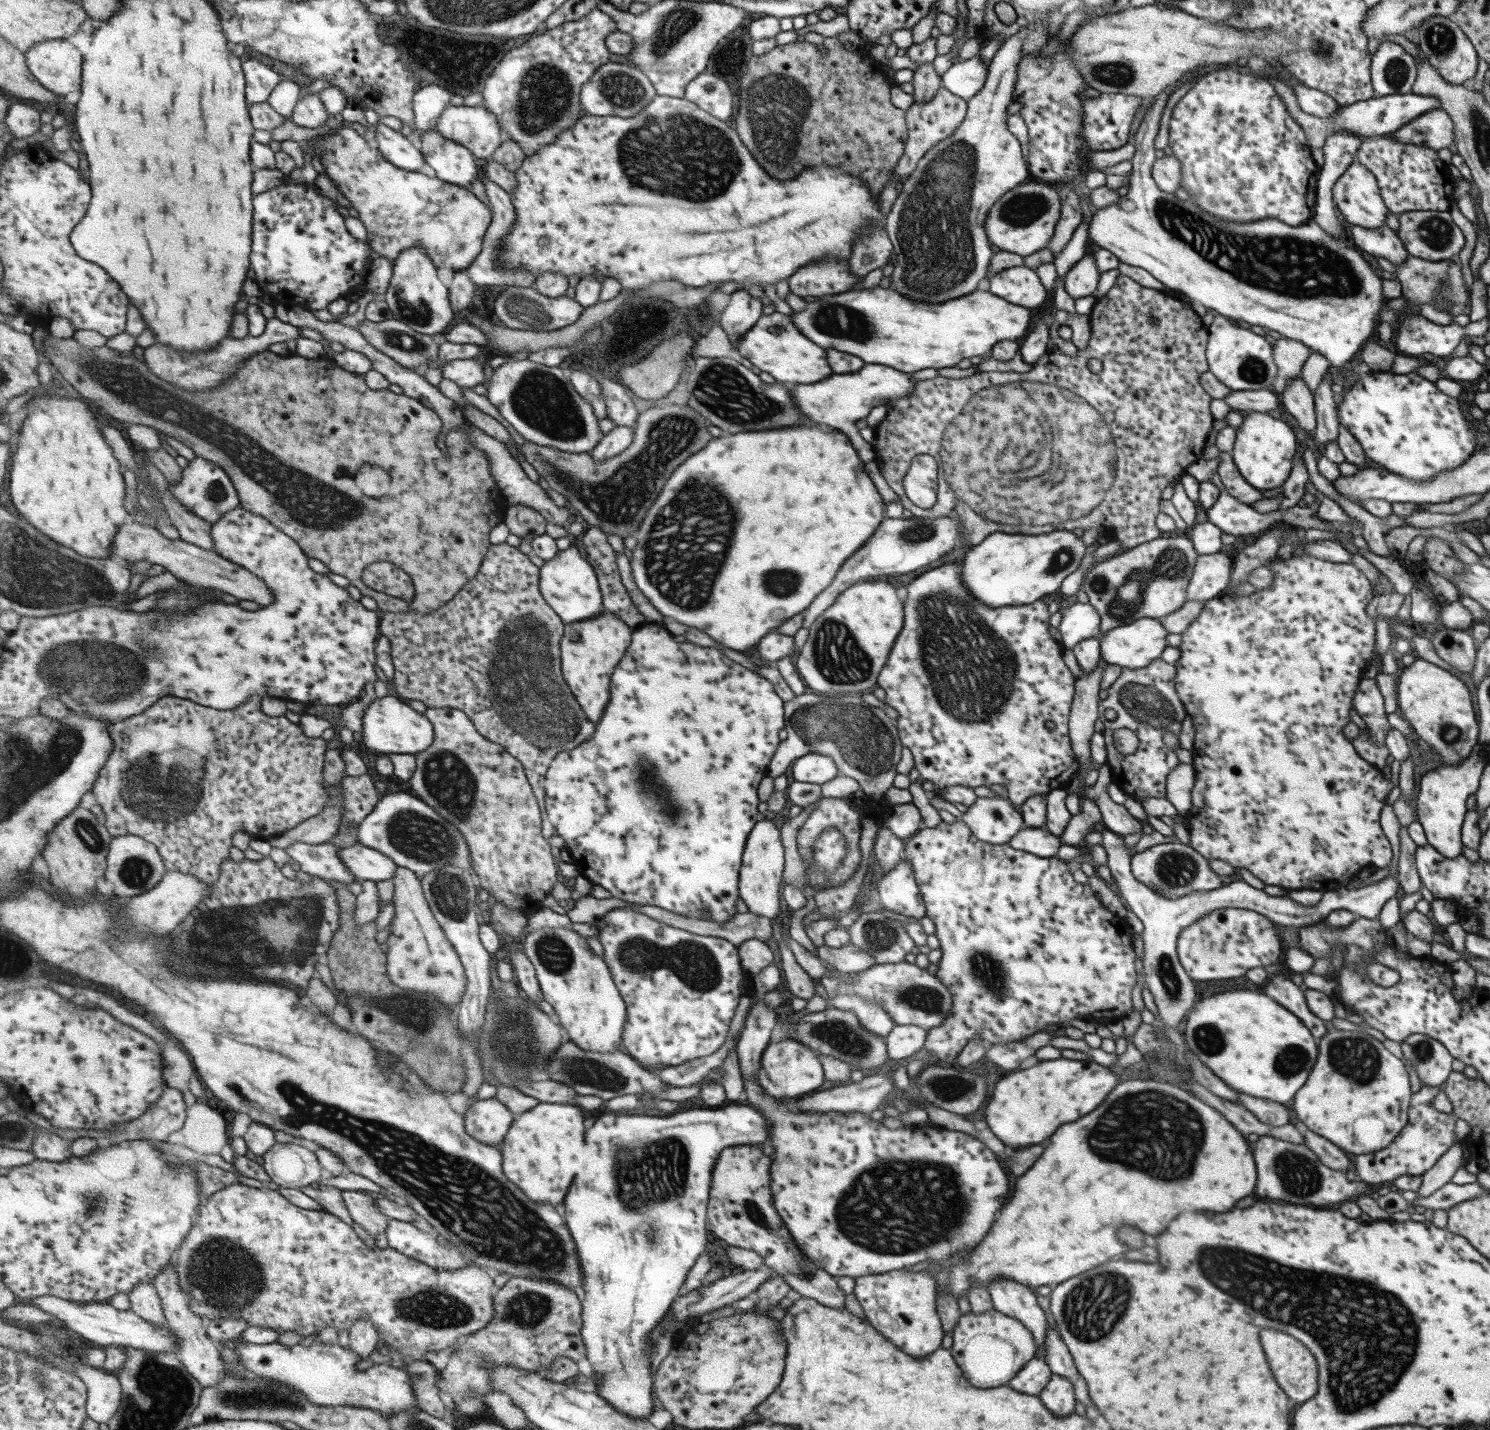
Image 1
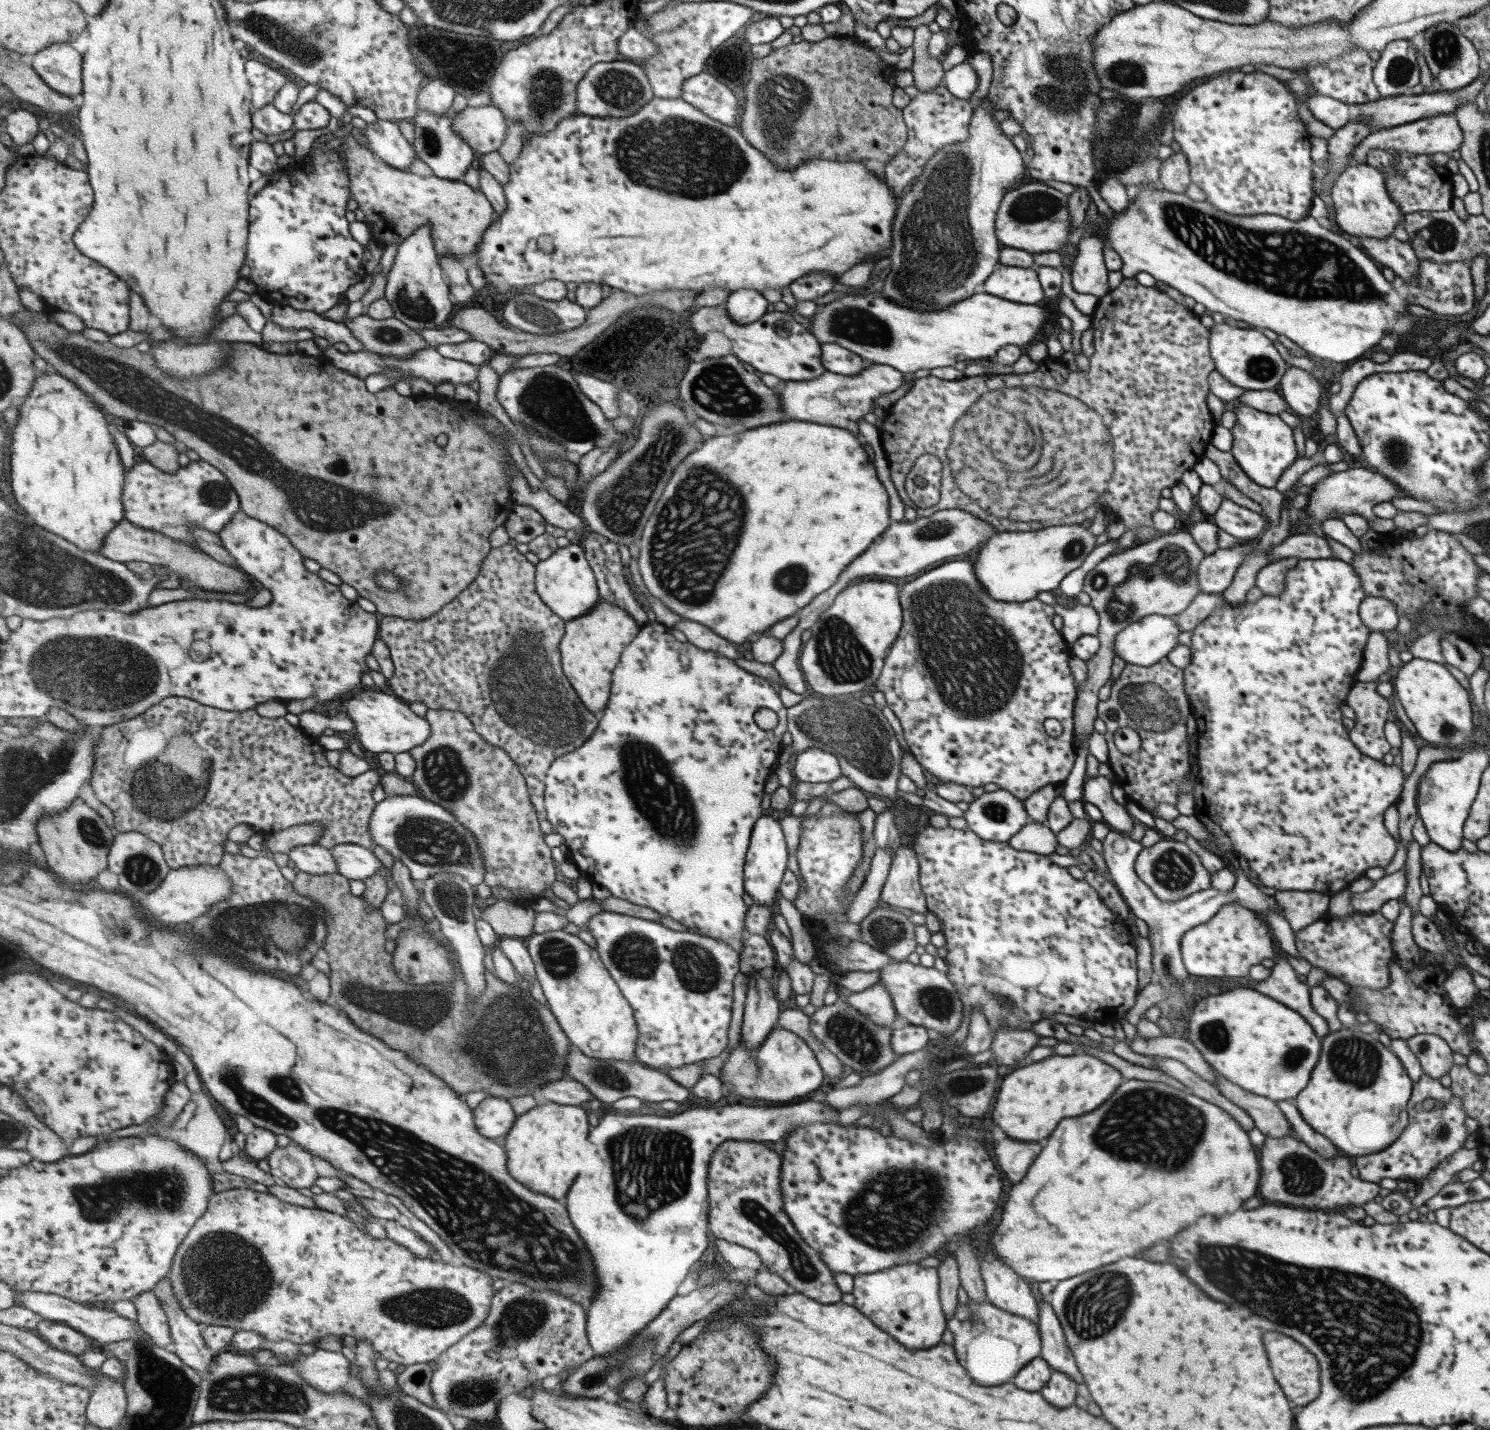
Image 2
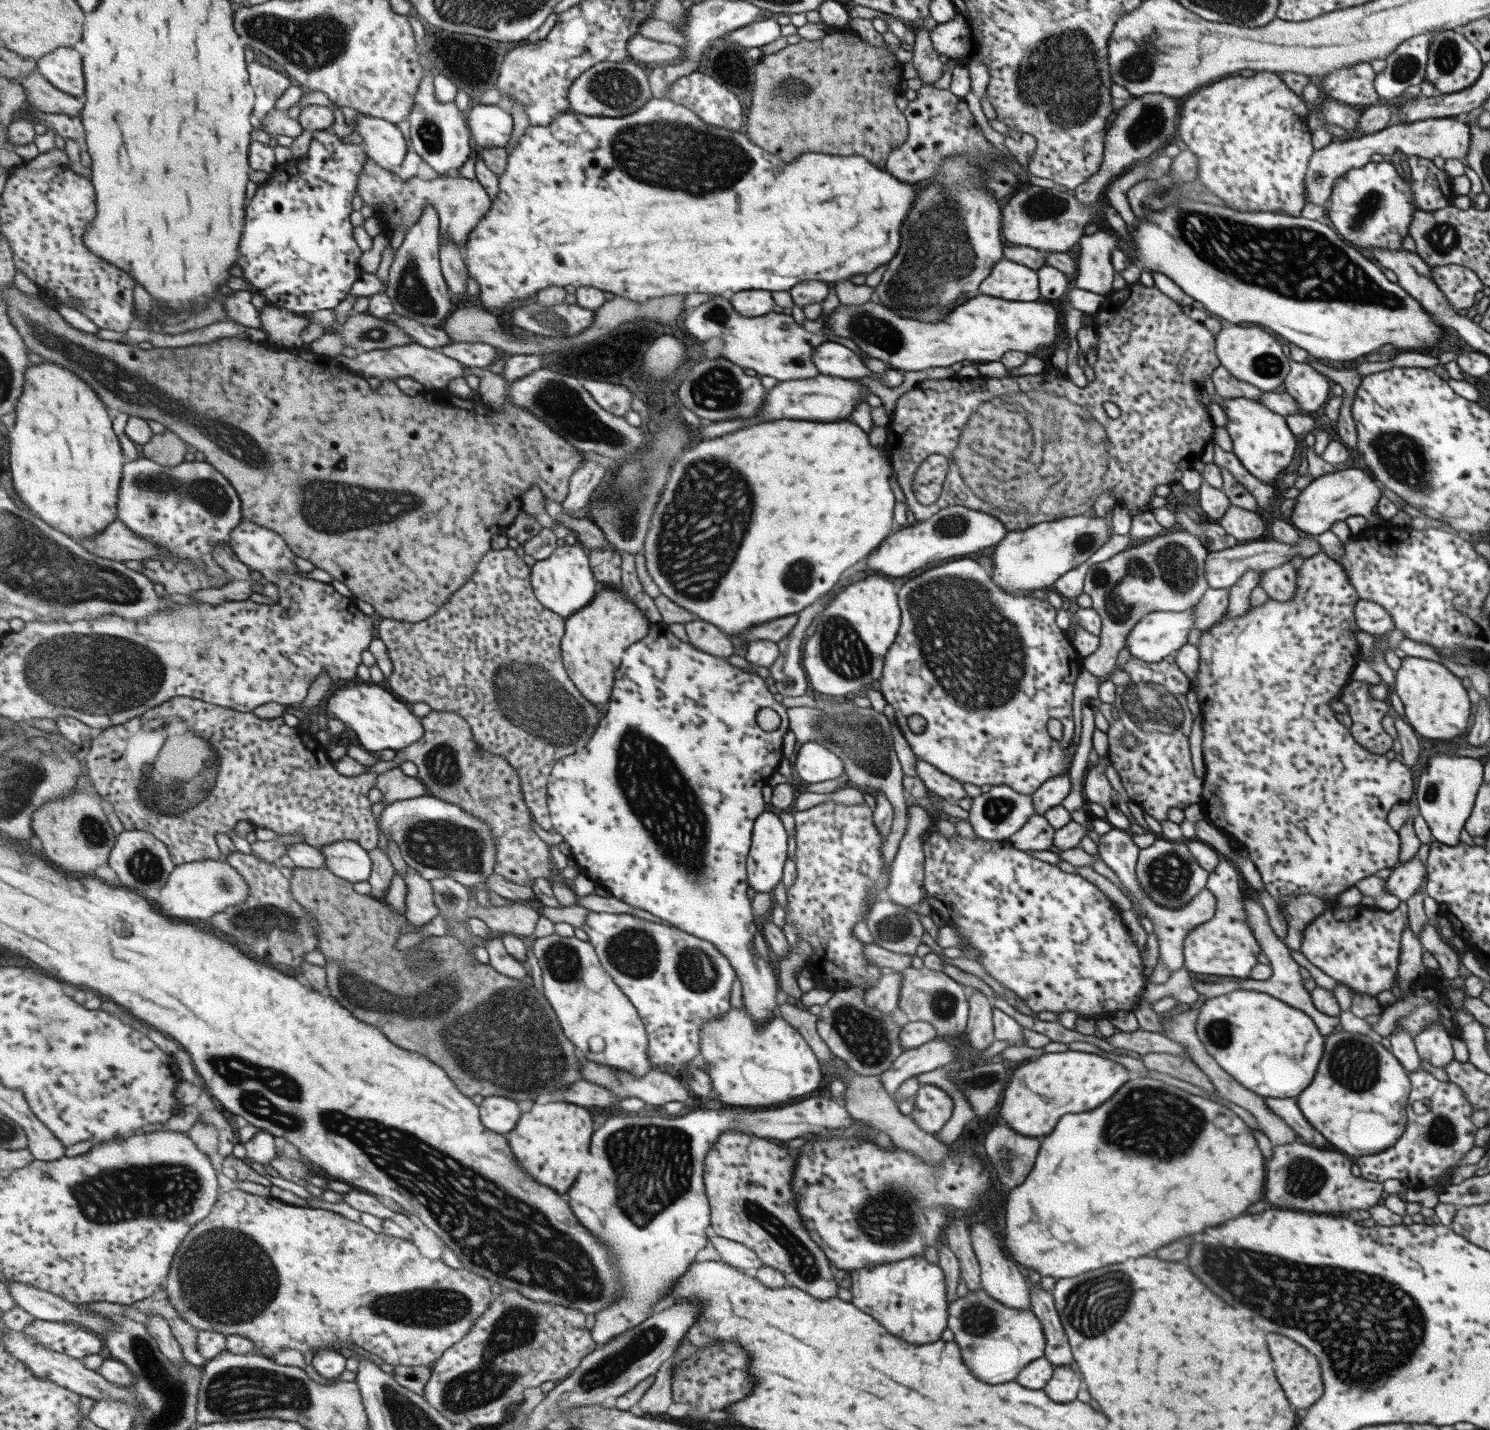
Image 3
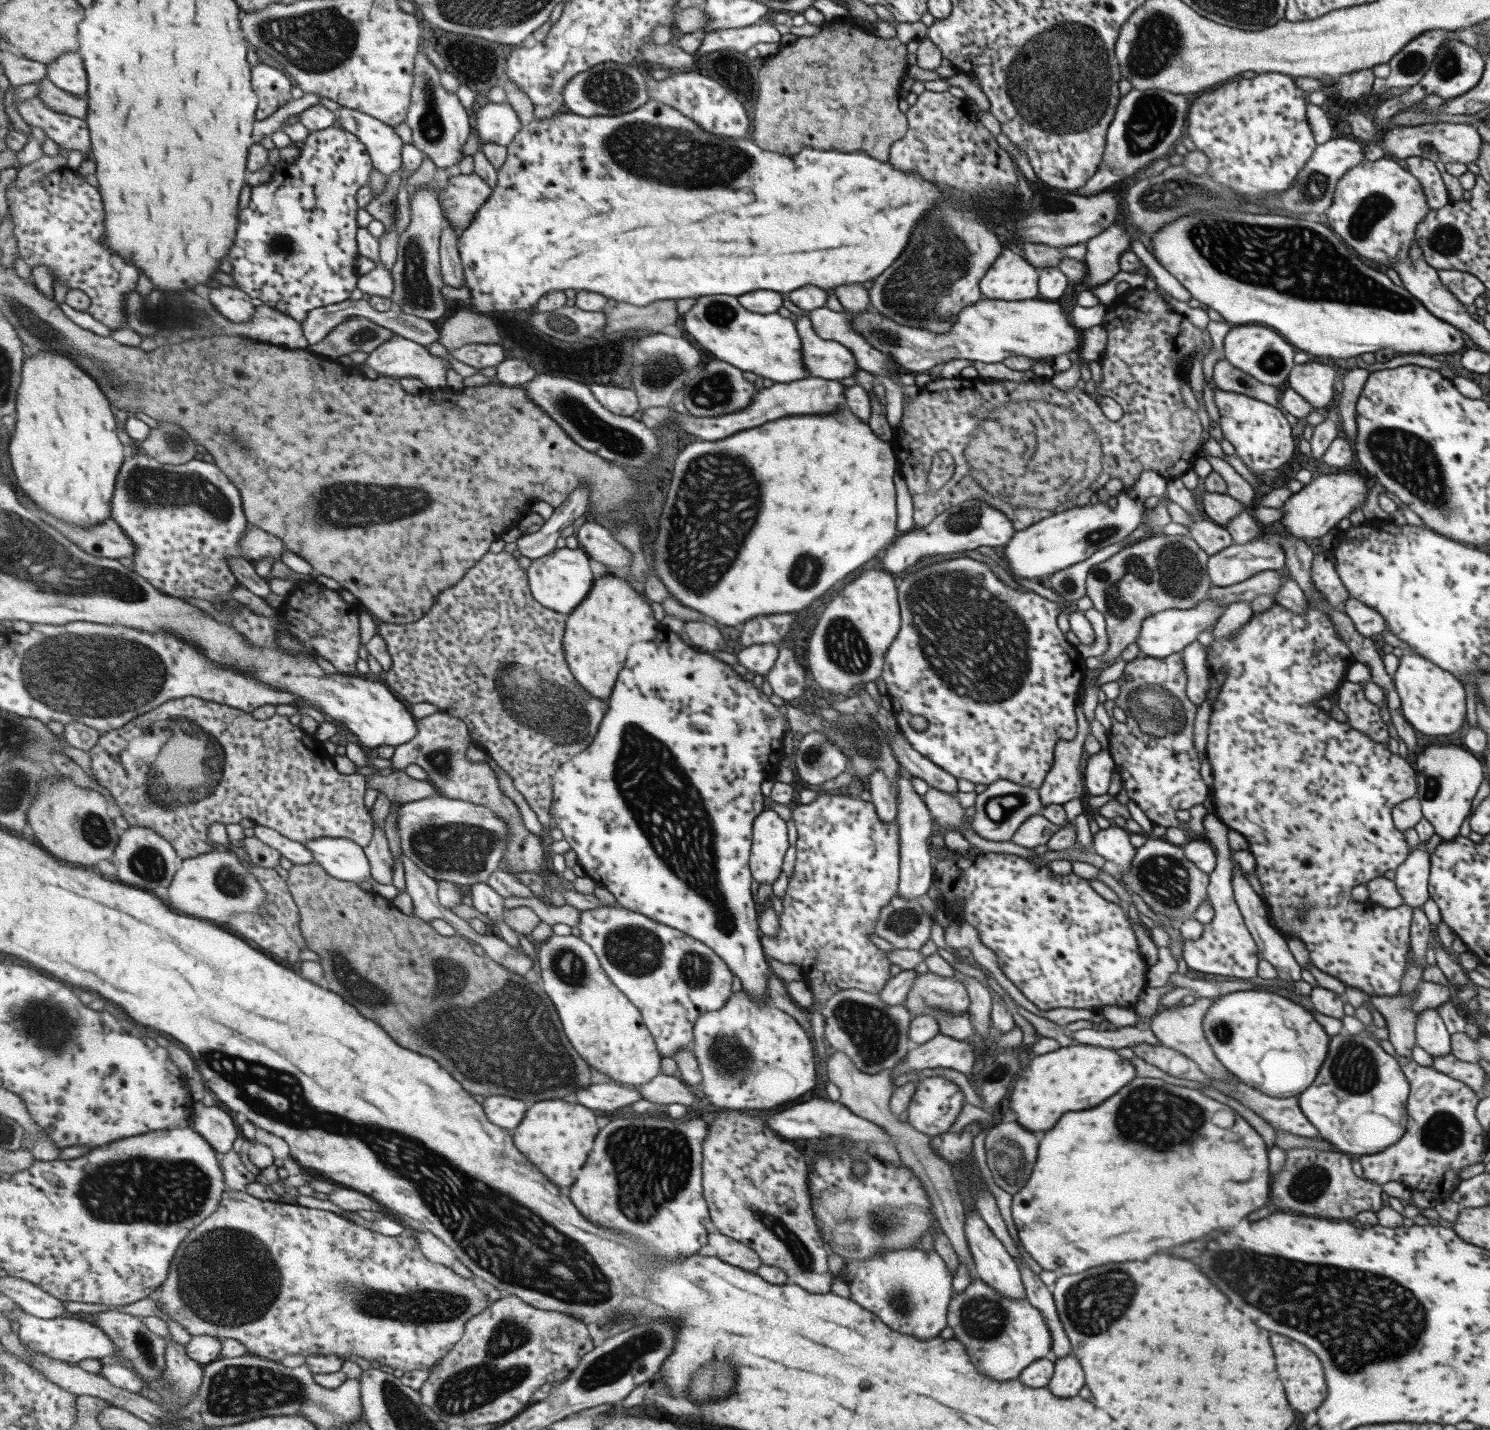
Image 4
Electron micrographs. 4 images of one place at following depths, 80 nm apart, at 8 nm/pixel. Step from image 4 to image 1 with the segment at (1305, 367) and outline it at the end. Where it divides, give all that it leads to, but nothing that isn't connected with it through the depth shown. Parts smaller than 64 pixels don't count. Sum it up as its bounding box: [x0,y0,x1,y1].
[1281,375,1316,431]

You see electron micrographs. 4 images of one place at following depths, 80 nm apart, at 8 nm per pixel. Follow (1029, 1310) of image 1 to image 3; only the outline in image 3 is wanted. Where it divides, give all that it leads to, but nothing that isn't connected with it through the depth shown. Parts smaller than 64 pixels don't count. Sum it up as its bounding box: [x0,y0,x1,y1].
[968,1222,1030,1310]

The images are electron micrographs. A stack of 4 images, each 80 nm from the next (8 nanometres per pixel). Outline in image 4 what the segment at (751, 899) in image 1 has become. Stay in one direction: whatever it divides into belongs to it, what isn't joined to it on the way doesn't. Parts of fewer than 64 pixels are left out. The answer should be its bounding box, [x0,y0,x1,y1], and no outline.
[751,810,789,884]

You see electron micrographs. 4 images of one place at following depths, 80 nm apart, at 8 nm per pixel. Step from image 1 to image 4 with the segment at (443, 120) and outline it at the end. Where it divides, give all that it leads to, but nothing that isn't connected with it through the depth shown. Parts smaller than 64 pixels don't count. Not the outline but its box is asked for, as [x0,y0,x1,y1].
[472,104,524,146]

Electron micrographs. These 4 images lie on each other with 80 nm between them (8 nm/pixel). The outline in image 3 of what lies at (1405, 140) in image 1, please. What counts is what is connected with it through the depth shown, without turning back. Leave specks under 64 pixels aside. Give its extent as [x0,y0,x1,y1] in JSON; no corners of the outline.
[1303,117,1470,206]

